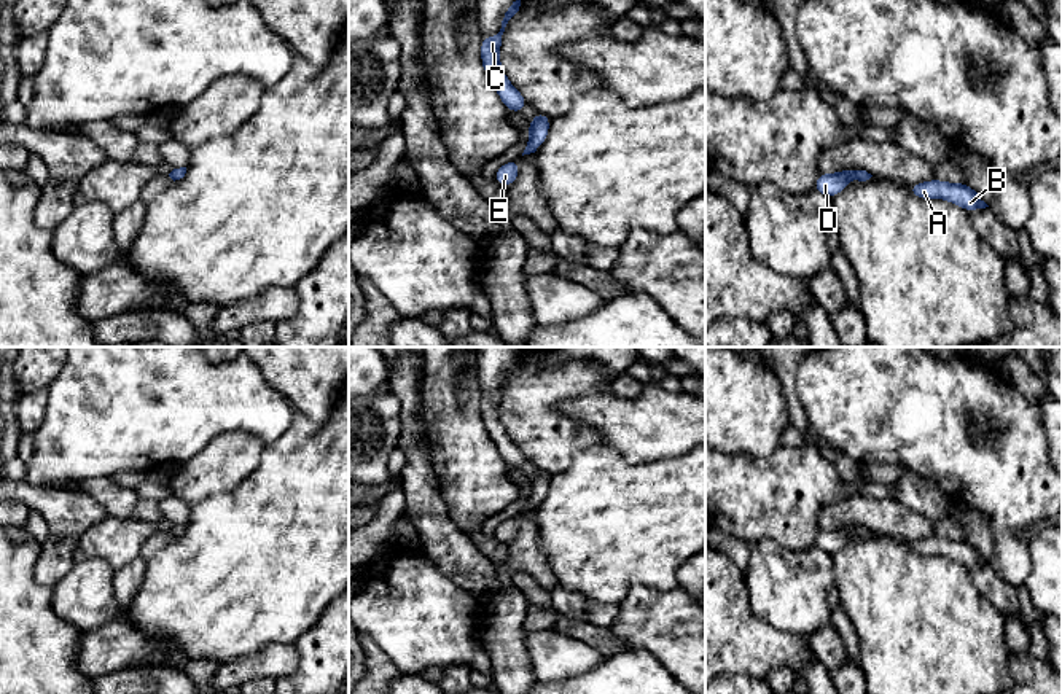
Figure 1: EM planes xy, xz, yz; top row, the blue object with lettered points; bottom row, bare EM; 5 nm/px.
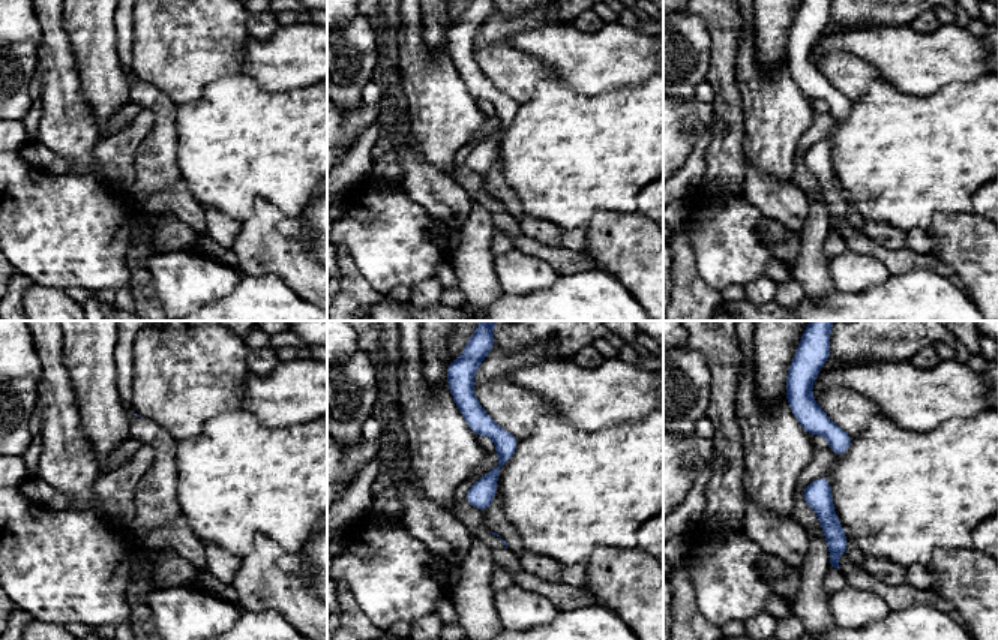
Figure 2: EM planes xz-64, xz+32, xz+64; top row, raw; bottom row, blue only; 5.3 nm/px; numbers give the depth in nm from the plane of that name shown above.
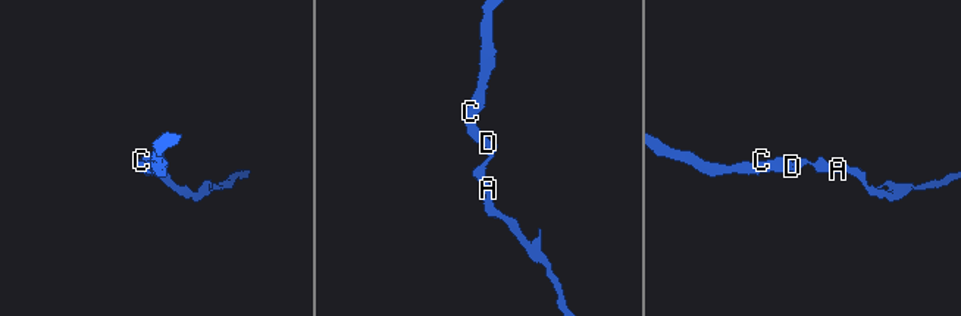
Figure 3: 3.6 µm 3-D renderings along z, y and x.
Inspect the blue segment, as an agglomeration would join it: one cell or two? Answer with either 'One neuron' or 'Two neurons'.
One neuron

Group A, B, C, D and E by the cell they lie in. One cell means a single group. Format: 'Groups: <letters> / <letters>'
Groups: A B C D E

